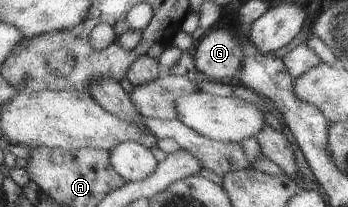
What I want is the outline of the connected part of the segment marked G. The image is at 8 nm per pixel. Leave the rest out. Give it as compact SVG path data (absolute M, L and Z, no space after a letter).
M228 29L206 31L193 46L192 54L197 71L214 82L229 82L243 62L242 46Z

